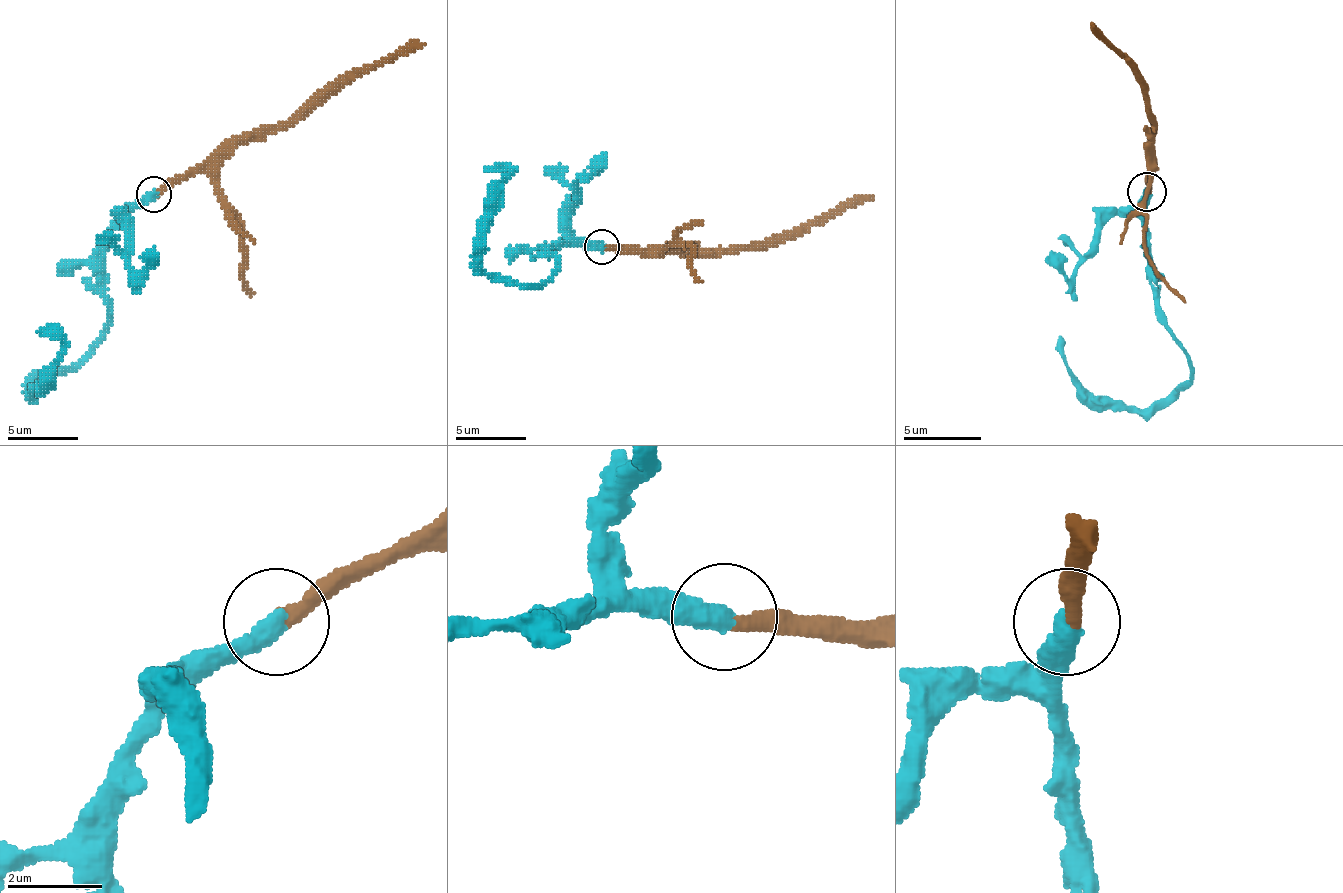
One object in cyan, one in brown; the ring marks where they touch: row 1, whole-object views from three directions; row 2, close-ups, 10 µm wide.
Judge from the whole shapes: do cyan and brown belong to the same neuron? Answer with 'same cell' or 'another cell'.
same cell

